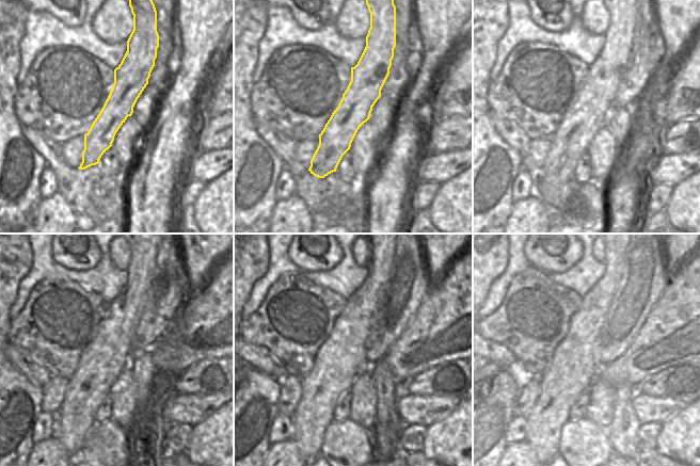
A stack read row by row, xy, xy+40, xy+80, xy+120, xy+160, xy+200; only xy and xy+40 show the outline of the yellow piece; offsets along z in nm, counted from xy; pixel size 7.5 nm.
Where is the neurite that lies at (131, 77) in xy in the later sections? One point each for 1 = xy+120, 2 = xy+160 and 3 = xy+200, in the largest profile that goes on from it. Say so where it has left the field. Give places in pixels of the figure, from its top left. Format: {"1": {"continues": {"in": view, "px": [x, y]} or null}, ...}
{"1": {"continues": {"in": "xy+120", "px": [109, 353]}}, "2": {"continues": {"in": "xy+160", "px": [341, 357]}}, "3": {"continues": {"in": "xy+200", "px": [573, 368]}}}

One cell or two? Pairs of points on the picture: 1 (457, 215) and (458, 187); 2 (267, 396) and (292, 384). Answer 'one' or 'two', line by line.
1: one
2: two

